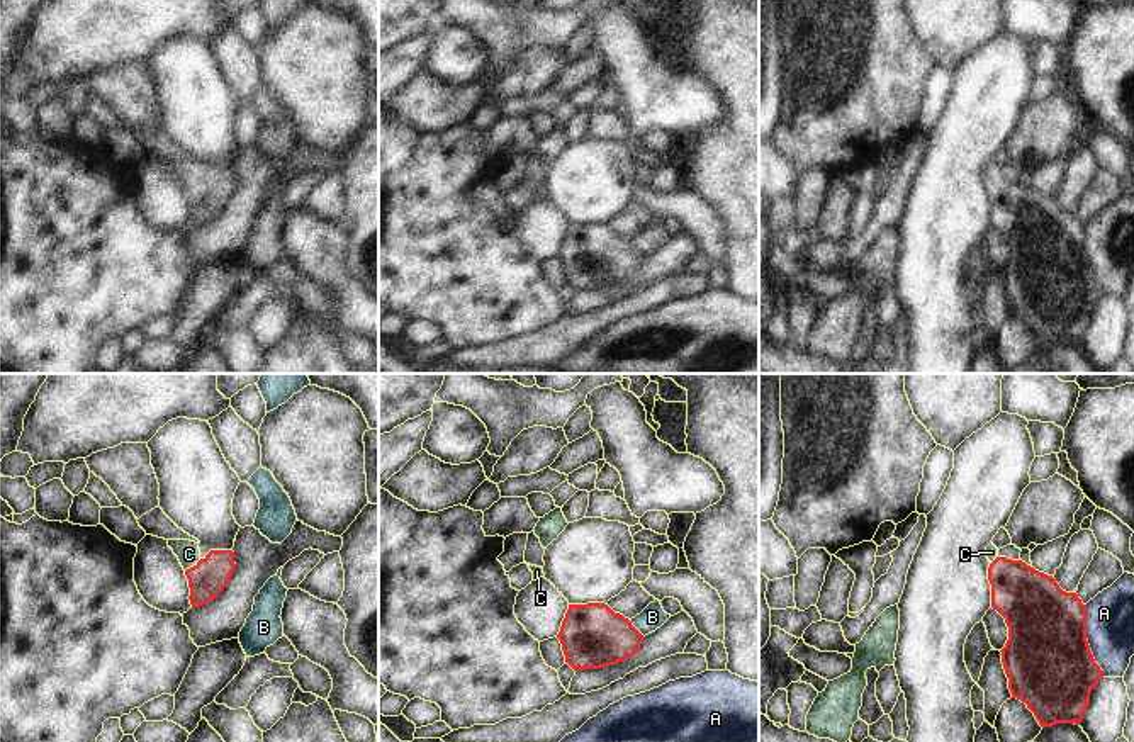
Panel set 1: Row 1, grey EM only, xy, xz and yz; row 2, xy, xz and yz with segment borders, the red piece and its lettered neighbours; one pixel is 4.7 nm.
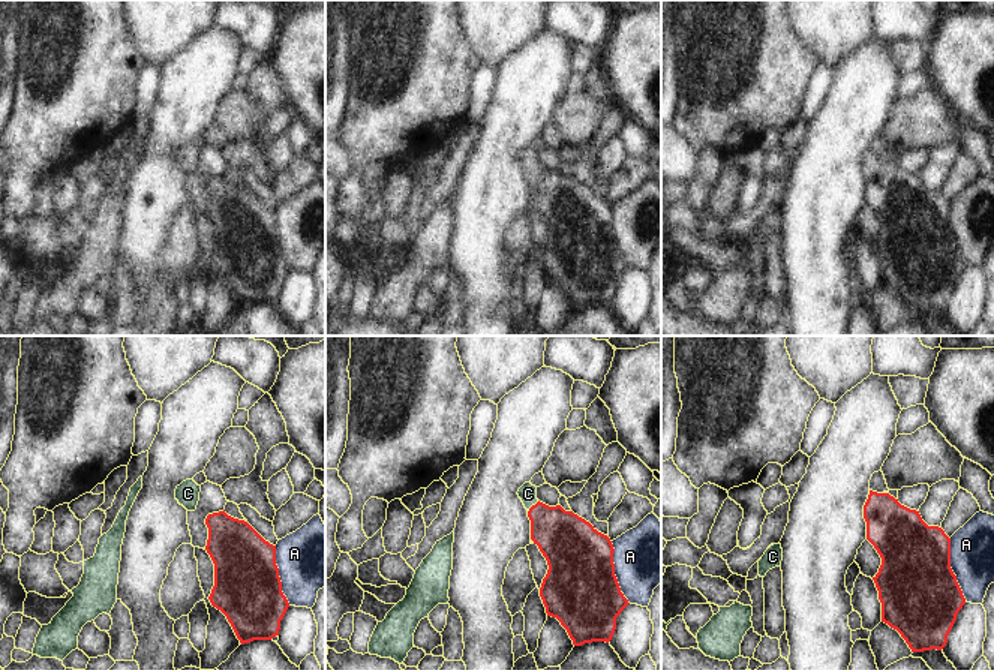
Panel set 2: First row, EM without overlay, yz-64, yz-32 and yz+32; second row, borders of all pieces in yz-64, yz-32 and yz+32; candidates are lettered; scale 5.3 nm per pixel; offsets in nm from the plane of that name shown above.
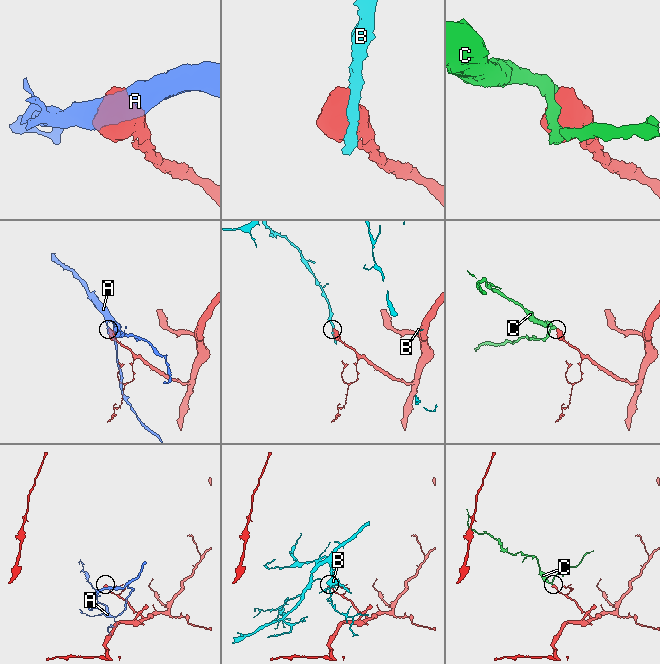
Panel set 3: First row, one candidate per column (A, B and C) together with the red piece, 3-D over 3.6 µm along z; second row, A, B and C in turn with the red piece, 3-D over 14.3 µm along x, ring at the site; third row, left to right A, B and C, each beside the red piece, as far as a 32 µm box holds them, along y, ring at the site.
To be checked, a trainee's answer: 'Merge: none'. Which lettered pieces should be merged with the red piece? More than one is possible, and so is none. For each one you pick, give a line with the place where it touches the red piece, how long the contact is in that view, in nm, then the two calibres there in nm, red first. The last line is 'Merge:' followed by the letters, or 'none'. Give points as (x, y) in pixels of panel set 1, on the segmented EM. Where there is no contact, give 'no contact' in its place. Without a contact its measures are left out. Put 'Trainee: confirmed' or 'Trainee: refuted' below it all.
C: meets red in xy at (194, 566); contact 100 nm long; 170 nm thick on the red side, 110 nm on the other
Merge: C
Trainee: refuted

